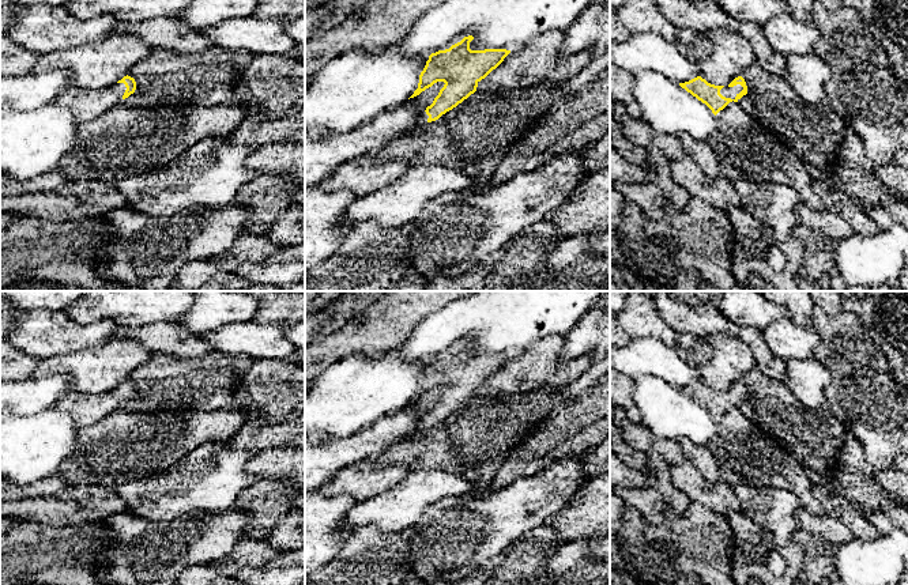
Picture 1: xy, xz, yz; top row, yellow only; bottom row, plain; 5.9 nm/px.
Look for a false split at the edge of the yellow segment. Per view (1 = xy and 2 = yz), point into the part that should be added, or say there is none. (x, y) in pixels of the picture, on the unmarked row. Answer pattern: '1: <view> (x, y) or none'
1: xy (86, 408)
2: yz (726, 396)

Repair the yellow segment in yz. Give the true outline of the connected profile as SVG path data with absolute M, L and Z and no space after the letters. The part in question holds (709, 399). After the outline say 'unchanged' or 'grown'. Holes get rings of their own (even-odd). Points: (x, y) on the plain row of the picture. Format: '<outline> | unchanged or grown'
M701 381L679 388L679 390L705 408L715 420L730 407L738 407L747 399L747 390L742 381L735 382L728 390L711 389Z | grown

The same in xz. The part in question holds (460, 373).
M472 340L464 341L449 354L438 355L429 361L419 380L418 393L410 403L419 400L437 386L444 386L445 389L433 408L421 419L418 427L404 439L426 427L438 424L467 404L476 396L478 388L510 358L506 354L471 355L470 347L472 344Z | grown

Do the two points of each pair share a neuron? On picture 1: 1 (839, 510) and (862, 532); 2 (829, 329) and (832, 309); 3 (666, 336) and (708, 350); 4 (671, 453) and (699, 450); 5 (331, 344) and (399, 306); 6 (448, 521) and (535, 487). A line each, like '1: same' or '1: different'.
1: same
2: different
3: different
4: different
5: same
6: same

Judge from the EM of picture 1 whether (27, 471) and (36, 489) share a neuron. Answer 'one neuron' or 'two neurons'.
two neurons

